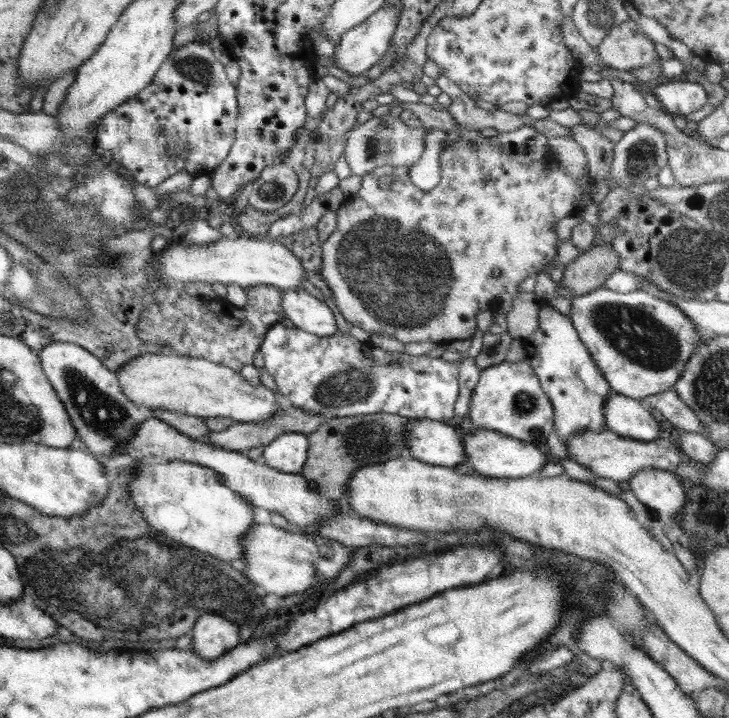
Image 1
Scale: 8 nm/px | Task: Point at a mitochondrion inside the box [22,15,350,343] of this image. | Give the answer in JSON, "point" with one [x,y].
{"point":[194,67]}

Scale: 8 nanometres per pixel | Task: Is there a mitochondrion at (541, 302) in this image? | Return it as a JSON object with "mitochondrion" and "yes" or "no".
{"mitochondrion":"no"}

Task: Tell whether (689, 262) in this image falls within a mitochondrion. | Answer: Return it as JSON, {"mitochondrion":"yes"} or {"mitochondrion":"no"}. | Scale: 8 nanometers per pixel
{"mitochondrion":"yes"}

